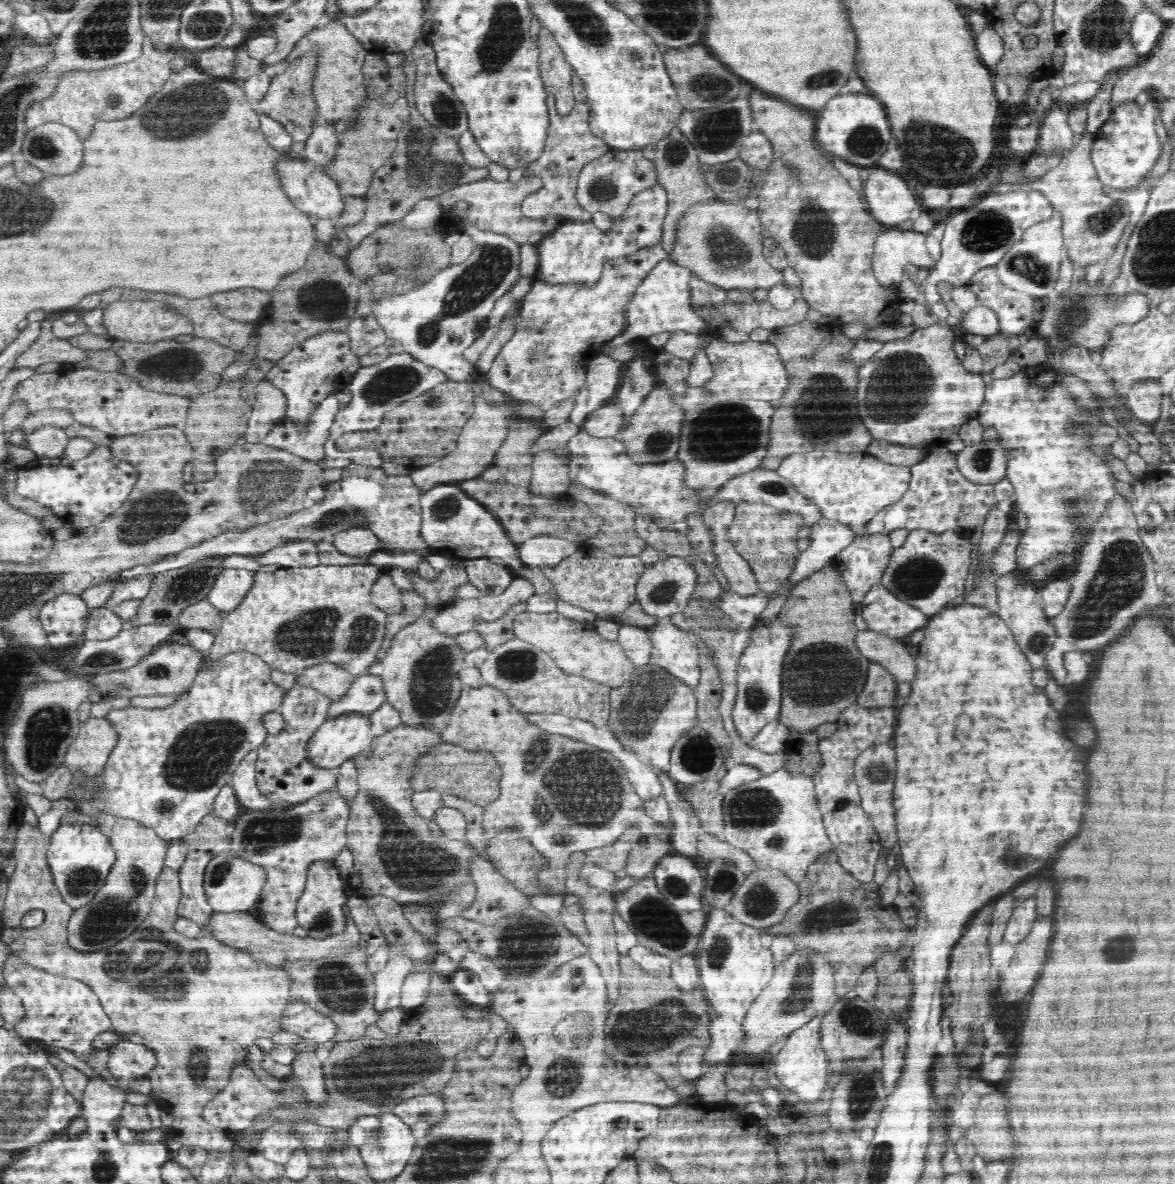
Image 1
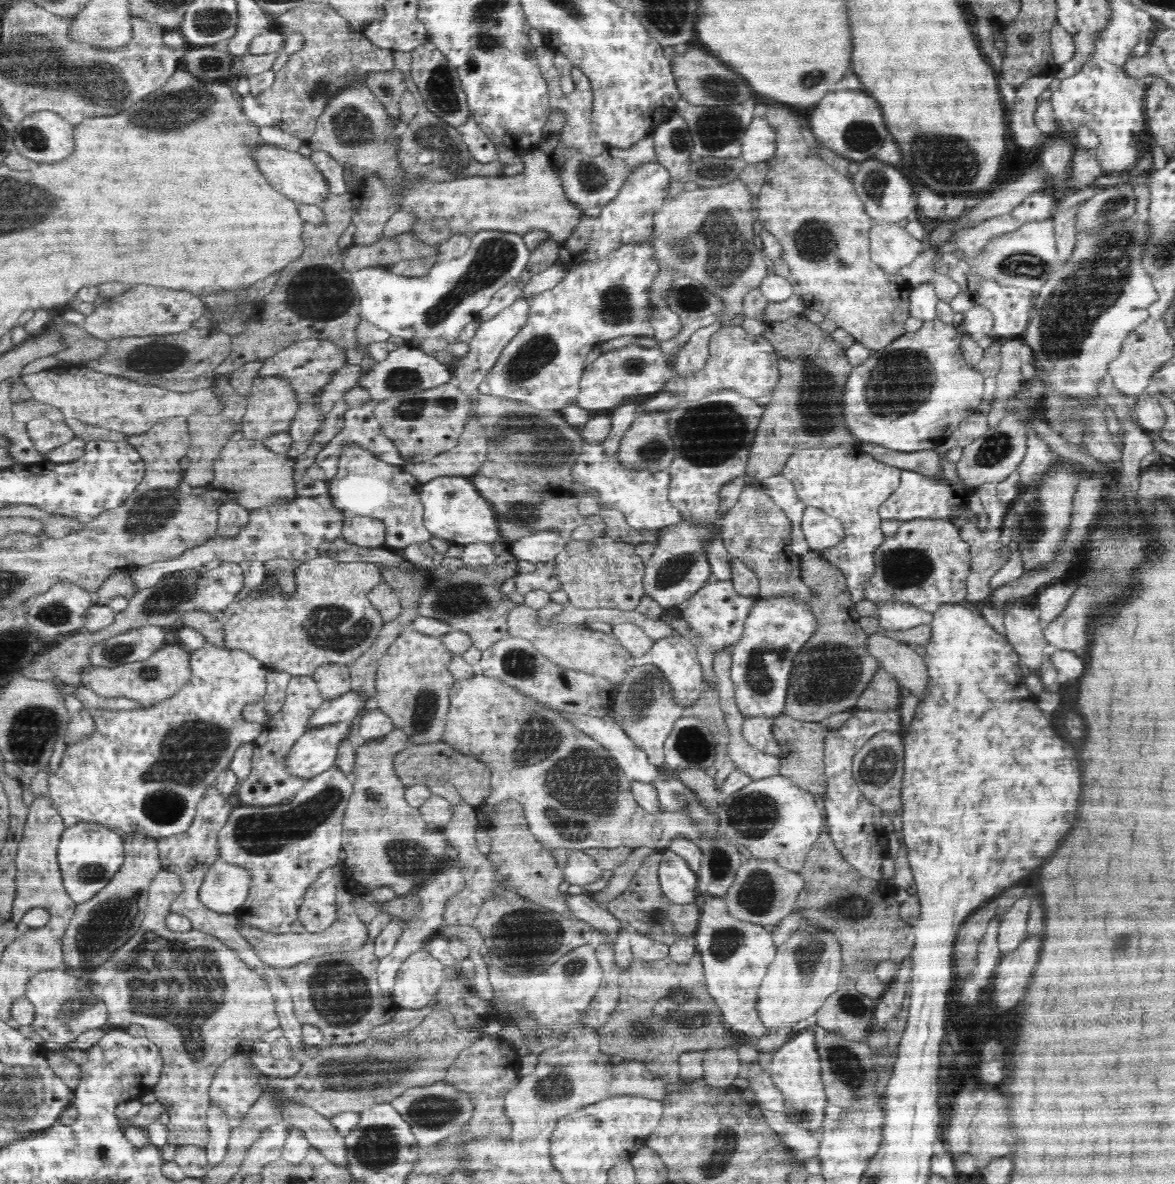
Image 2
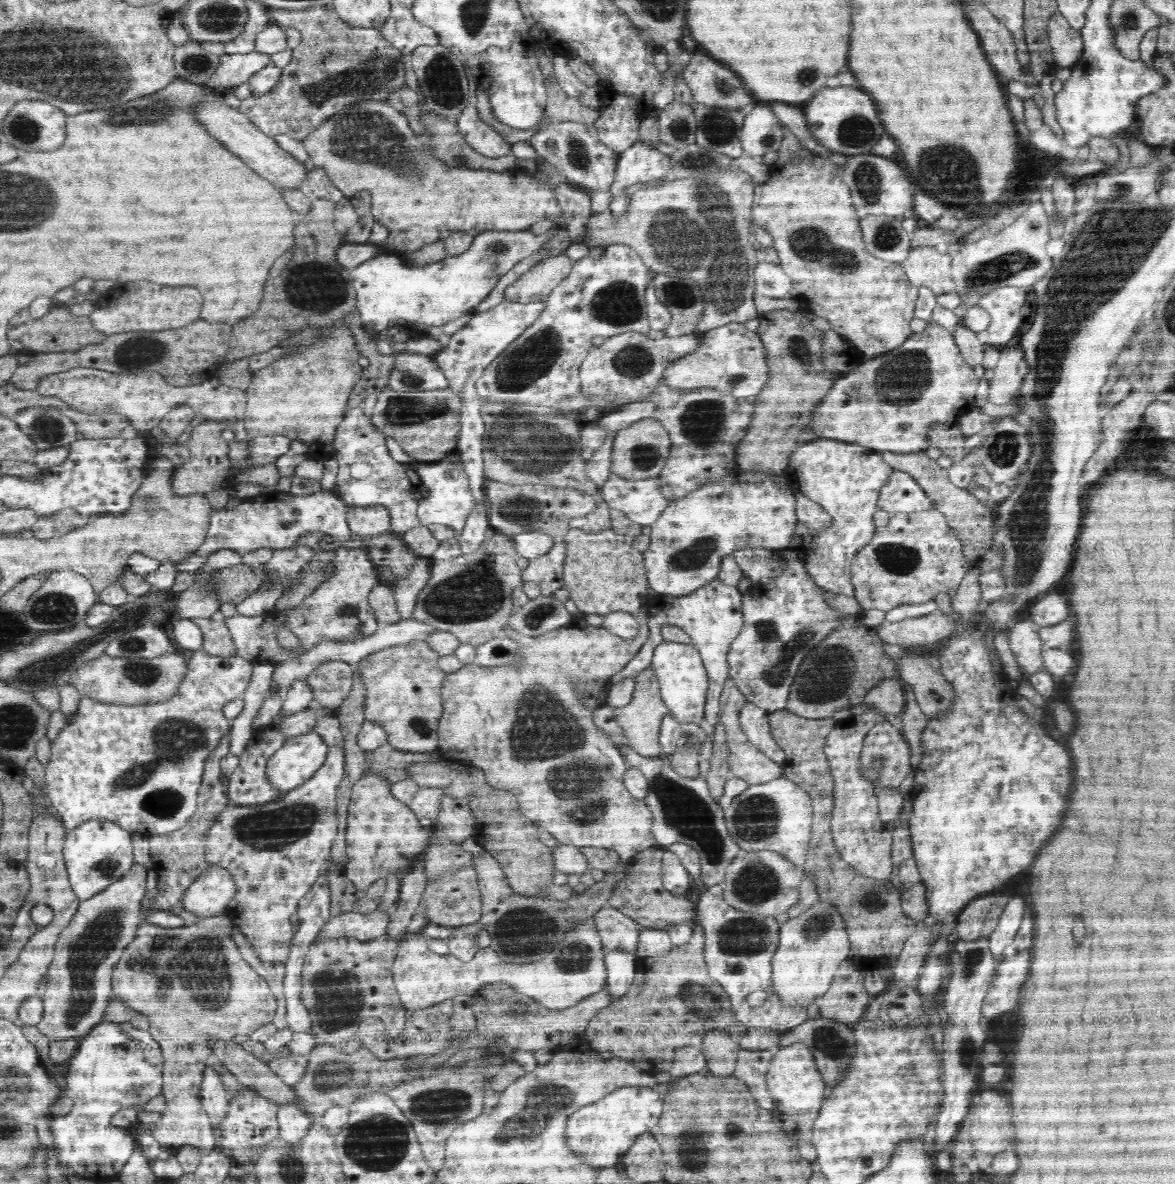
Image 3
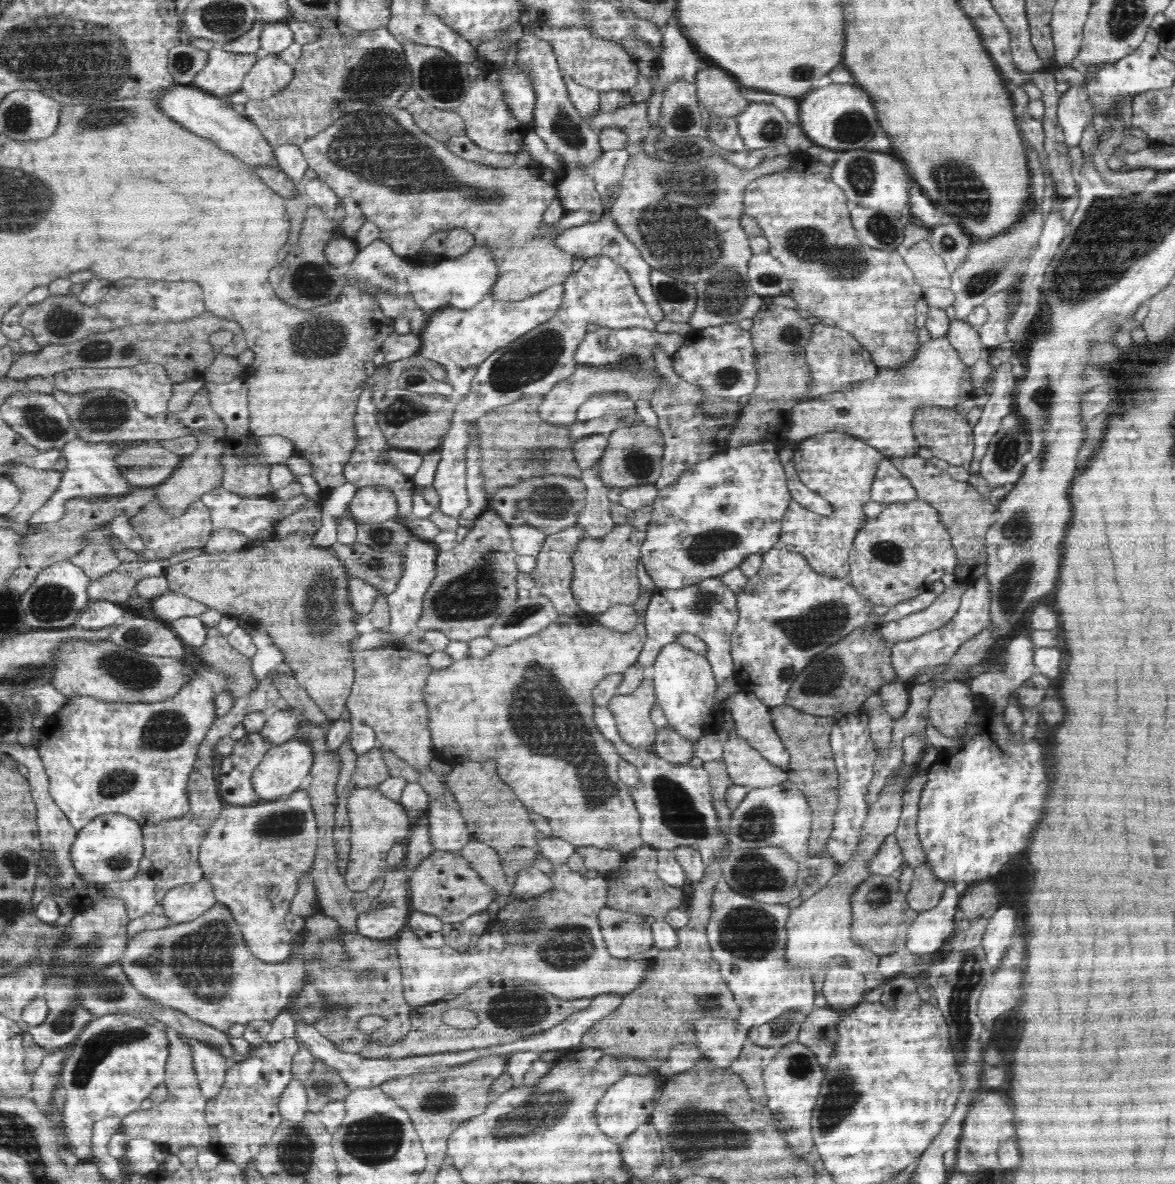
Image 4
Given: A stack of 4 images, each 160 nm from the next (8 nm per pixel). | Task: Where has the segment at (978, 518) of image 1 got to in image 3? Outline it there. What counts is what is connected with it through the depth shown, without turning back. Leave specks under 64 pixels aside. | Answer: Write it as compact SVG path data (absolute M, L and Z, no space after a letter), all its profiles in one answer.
M893 470L888 482L880 488L877 505L880 510L891 514L935 509L933 500L926 495L916 480L899 470Z

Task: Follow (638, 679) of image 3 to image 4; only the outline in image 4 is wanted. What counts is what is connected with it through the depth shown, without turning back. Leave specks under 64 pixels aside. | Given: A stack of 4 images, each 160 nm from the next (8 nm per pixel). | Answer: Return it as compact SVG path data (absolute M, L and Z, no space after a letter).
M647 676L632 694L626 696L616 694L616 696L610 700L608 709L614 715L618 732L630 746L648 750L652 749L652 744L656 738L656 728L655 724L652 722L650 713L656 704L657 699L654 690L654 683L650 676Z

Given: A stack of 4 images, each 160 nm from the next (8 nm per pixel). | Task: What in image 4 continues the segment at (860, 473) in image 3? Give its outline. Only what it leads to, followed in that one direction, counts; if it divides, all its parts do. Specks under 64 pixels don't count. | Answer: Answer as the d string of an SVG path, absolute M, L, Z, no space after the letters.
M822 434L822 436L812 436L804 442L800 442L800 444L796 444L796 448L793 448L793 463L796 474L800 476L800 480L806 488L810 488L812 492L818 492L822 498L825 498L830 503L833 511L827 517L812 514L811 510L802 508L795 500L792 500L786 514L782 516L780 540L774 544L774 547L801 554L807 559L812 570L822 576L848 578L849 552L858 530L866 524L867 516L864 514L864 504L871 500L872 482L874 482L878 464L880 464L883 457L883 454L877 448L862 442L861 439L852 437L852 435Z

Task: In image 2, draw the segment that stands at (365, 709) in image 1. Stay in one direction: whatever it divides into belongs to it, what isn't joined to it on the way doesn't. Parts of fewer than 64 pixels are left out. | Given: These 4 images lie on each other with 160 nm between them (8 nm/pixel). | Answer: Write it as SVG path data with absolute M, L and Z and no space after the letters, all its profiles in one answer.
M356 691L347 692L333 700L325 700L310 718L308 730L327 724L352 721L365 710L366 704L367 698Z

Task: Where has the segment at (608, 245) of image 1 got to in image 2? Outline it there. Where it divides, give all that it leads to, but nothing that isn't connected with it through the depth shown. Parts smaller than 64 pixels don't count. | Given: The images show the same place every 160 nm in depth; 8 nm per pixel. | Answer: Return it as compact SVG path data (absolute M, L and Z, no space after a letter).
M657 161L641 165L628 176L618 197L602 207L598 218L591 218L584 214L570 237L561 242L557 260L570 271L580 266L582 262L596 262L598 258L606 258L610 252L614 252L624 244L650 240L654 233L654 212L658 212L664 200L668 198L667 189L670 179L670 173Z

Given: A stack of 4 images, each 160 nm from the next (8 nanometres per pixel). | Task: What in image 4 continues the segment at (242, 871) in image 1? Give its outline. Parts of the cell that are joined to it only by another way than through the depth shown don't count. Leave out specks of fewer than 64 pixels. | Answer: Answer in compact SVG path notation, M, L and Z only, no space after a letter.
M203 877L195 883L183 884L182 886L171 888L159 902L158 912L166 916L172 925L180 926L182 923L191 922L204 915L204 912L210 910L216 902L212 882L208 881L206 877Z

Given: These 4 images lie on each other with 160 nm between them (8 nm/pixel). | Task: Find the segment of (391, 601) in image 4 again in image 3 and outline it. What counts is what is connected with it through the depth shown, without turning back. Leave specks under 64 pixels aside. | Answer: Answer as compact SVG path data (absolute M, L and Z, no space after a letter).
M416 558L416 564L410 568L410 574L406 578L393 584L396 592L396 608L404 619L411 617L416 606L418 593L426 586L431 577L432 558Z

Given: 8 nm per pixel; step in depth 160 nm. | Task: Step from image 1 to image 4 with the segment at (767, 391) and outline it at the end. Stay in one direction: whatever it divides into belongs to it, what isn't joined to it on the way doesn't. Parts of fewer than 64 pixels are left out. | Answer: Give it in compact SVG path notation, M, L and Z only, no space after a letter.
M723 324L719 327L708 327L699 330L692 330L685 336L684 346L679 348L672 356L671 364L674 372L690 383L703 385L706 394L722 396L722 398L738 398L752 394L756 384L758 384L758 374L756 370L756 355L750 331L743 330L739 324Z

